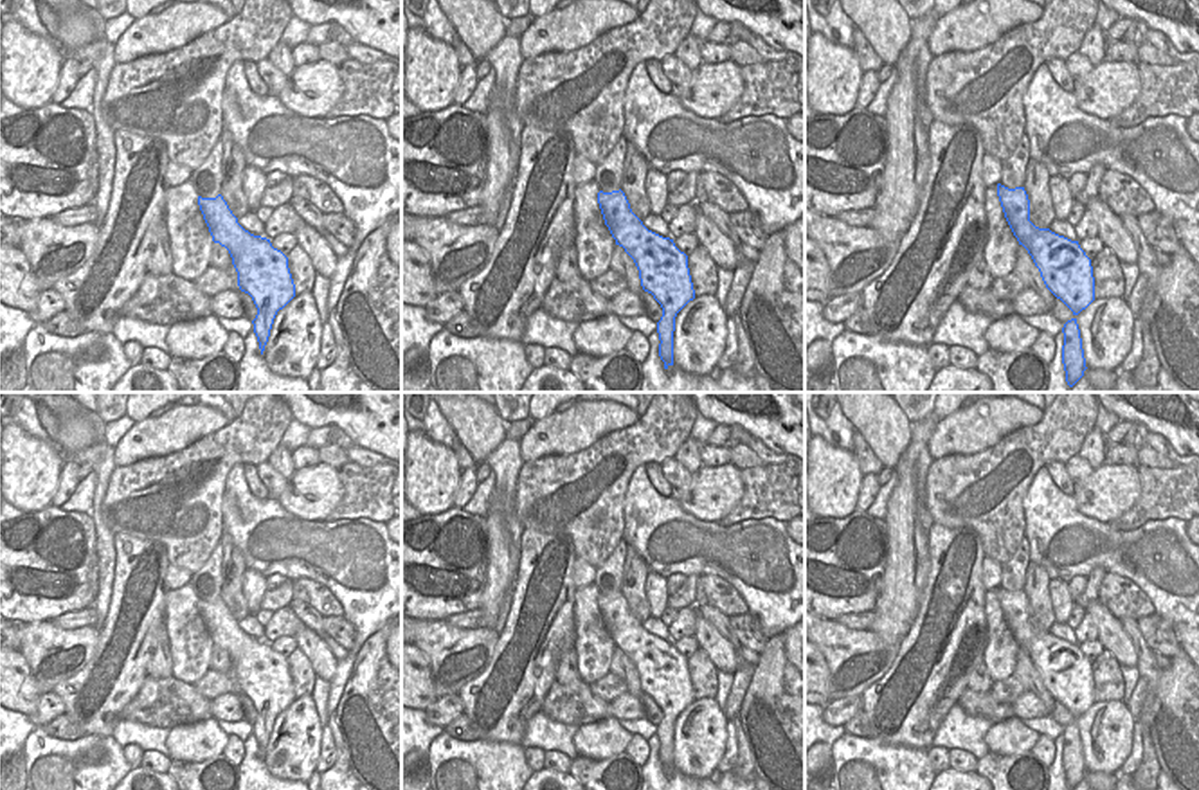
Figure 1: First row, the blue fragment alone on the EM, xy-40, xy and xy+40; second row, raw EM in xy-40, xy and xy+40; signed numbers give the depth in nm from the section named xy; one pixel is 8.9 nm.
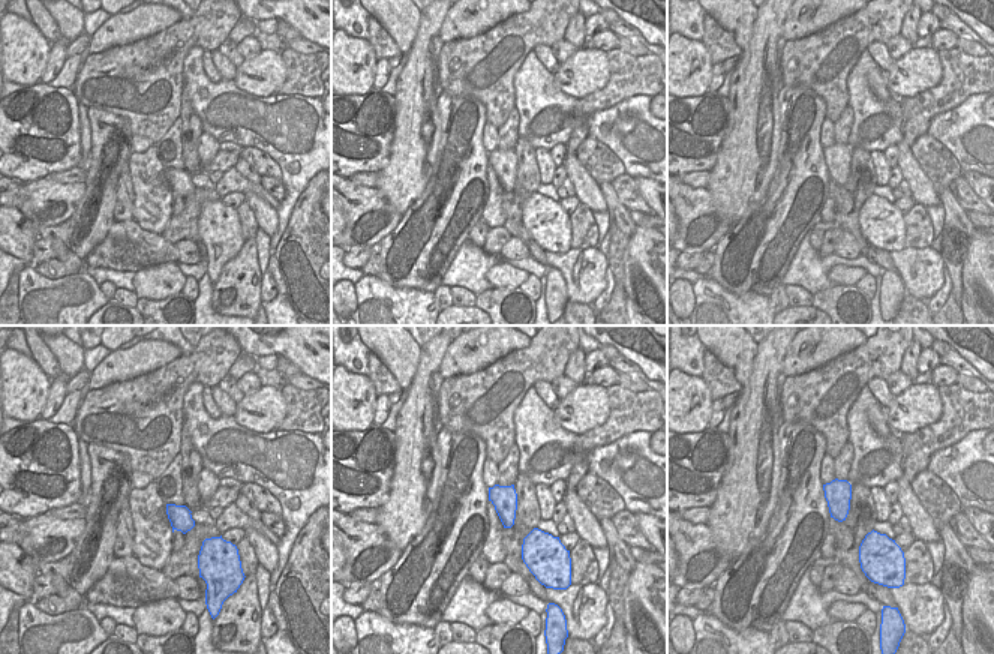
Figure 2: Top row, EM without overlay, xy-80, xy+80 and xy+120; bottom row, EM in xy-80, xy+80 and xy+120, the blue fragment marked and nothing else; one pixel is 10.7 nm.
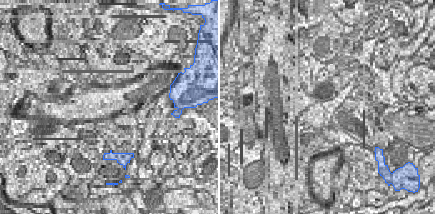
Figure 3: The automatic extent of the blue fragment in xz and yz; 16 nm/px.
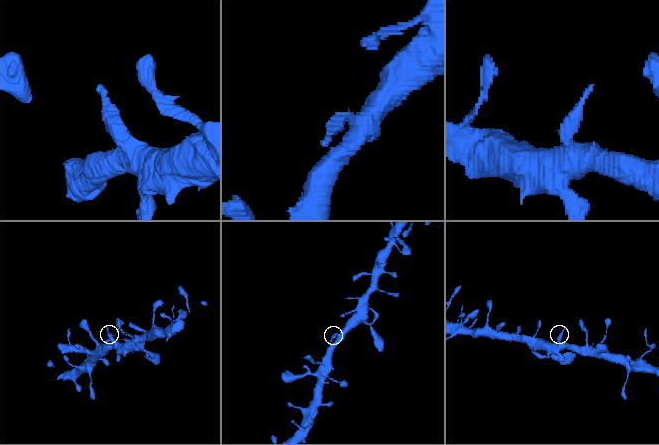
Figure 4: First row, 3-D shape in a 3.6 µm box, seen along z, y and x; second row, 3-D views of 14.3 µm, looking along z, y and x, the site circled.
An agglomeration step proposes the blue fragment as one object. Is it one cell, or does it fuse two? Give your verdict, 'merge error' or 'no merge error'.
no merge error

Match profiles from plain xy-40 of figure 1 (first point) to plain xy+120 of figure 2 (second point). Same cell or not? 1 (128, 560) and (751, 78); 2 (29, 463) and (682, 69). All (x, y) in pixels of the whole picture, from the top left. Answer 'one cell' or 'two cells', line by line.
1: two cells
2: one cell

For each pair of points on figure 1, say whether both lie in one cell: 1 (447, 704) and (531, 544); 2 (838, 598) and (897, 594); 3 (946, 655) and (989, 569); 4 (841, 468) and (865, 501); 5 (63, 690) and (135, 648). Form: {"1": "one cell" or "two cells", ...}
{"1": "two cells", "2": "two cells", "3": "two cells", "4": "two cells", "5": "one cell"}

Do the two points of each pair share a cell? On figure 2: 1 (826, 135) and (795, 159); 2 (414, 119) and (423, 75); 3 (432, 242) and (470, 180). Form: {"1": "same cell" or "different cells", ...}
{"1": "different cells", "2": "same cell", "3": "same cell"}

